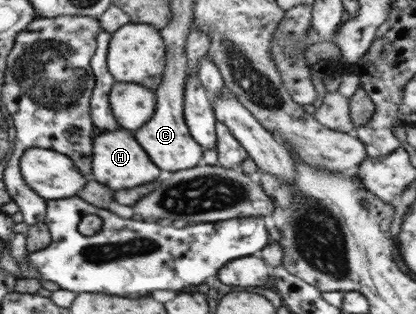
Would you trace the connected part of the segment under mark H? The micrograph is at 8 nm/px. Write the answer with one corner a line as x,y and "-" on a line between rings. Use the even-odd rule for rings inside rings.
120,128
116,131
95,132
93,137
93,161
91,164
92,174
96,182
112,188
112,190
122,190
122,188
134,188
140,184
146,184
148,180
156,180
160,176
160,170
148,160
146,152
142,150
139,142
134,140
134,136
126,129

